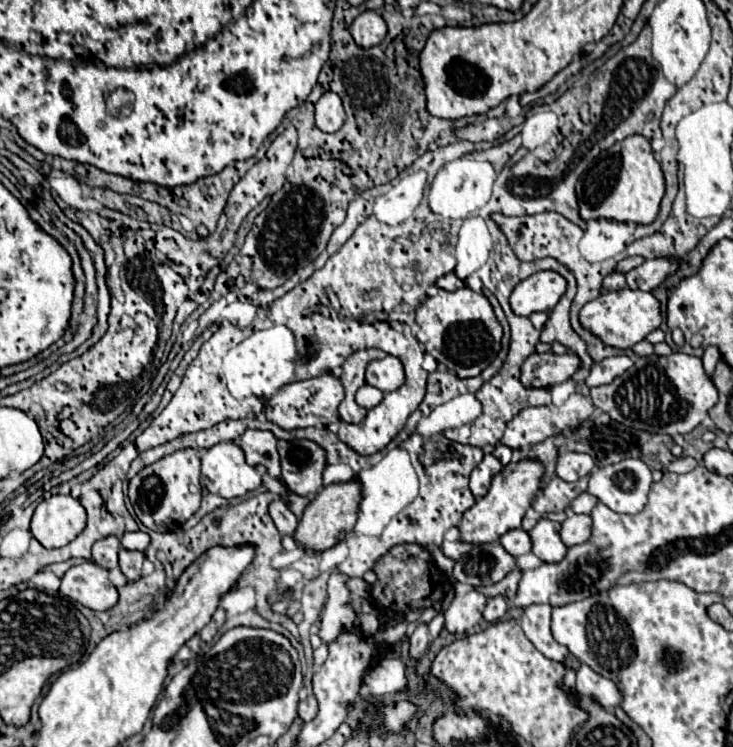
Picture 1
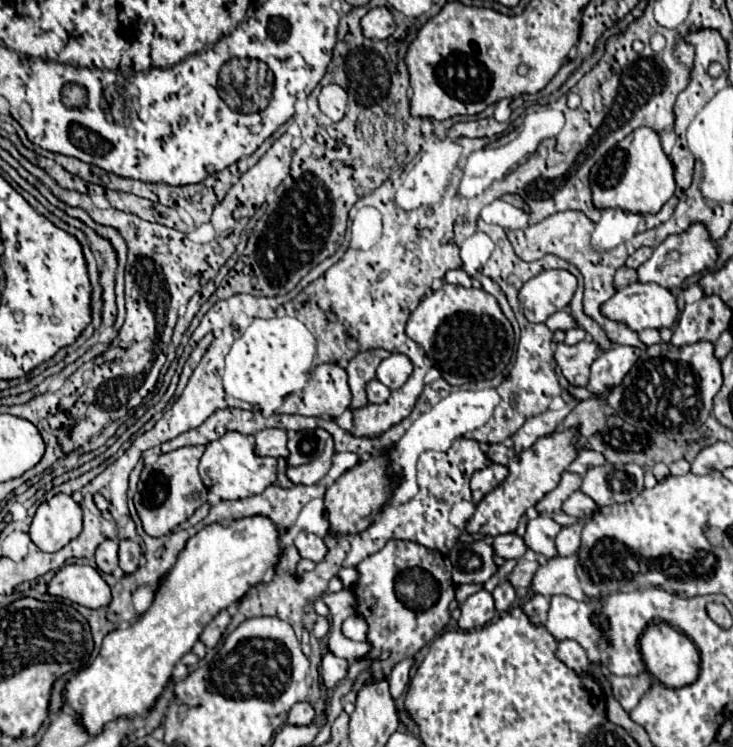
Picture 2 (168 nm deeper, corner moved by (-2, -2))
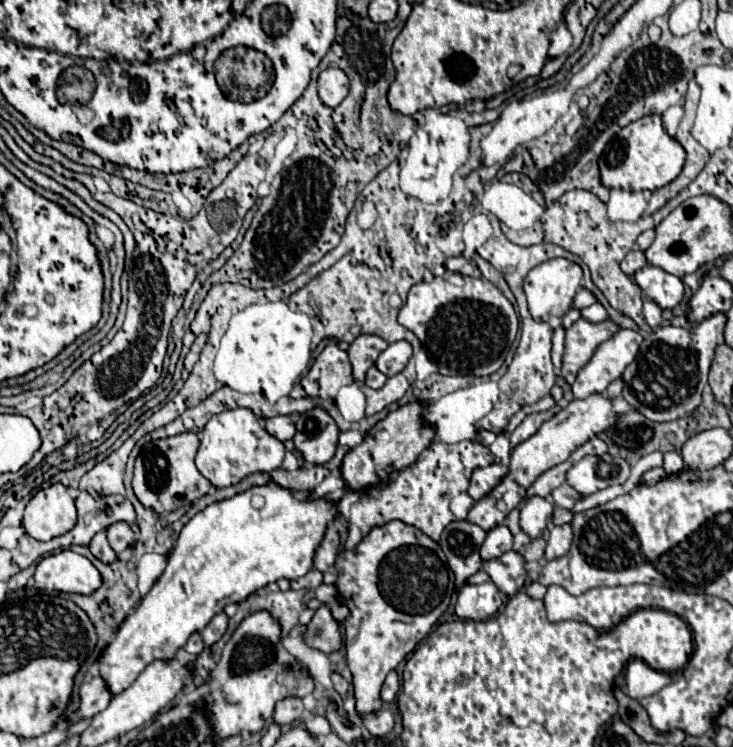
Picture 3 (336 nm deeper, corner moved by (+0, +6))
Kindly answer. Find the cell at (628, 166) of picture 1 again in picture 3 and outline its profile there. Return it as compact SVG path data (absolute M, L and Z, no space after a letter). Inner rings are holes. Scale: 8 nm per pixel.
M651 114L643 116L629 126L621 128L605 146L601 158L599 158L599 172L601 172L601 184L605 188L617 188L617 190L657 190L673 182L685 162L685 150L683 146L671 138L663 124L661 116Z

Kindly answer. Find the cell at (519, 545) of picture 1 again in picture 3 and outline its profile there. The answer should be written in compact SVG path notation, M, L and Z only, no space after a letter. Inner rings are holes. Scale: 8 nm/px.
M495 526L493 530L487 532L487 538L481 546L481 556L483 560L493 560L499 558L501 554L509 552L513 548L513 534L509 532L507 526Z

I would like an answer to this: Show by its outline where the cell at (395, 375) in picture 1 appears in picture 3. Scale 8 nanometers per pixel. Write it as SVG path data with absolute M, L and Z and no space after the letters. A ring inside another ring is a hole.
M401 340L401 342L393 342L387 346L387 350L383 350L375 362L375 366L379 368L379 372L383 372L385 376L395 376L397 372L401 372L405 368L405 364L411 358L411 344Z

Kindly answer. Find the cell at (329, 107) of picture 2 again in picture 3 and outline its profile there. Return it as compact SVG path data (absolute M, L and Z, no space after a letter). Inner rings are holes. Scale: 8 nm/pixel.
M327 68L319 74L319 98L325 106L337 108L349 92L349 80L341 68Z

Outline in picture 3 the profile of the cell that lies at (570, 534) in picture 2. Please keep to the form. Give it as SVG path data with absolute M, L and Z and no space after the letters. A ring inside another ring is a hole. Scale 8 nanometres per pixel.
M561 524L561 526L553 526L551 532L547 534L547 548L545 548L545 558L553 560L559 556L565 556L571 548L571 540L573 540L573 530L571 524Z

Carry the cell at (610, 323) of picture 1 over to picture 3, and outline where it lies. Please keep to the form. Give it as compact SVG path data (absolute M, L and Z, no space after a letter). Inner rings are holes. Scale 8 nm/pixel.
M645 266L633 276L635 284L643 290L643 298L655 302L661 310L673 310L683 298L683 282L661 268Z

